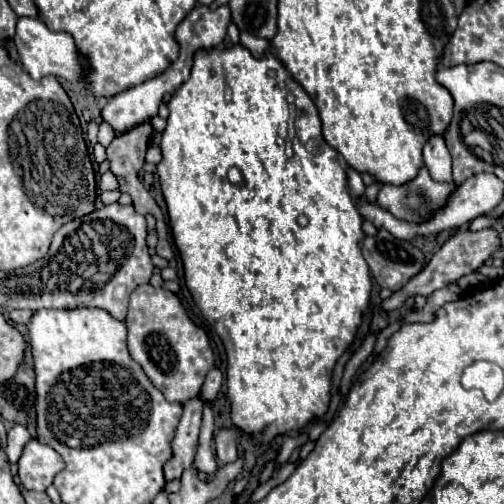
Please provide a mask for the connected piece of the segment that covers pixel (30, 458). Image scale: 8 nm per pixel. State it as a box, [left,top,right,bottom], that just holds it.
[19,439,65,491]

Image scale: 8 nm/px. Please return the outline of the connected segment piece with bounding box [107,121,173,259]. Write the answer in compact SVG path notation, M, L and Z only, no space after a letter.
M141 123L141 125L135 125L133 129L125 131L125 133L119 133L115 135L115 139L111 141L111 145L107 147L107 159L111 161L111 171L117 175L119 179L119 189L129 193L133 197L133 207L141 213L141 215L147 215L147 213L153 213L155 219L157 219L157 235L159 235L159 243L157 243L157 255L159 257L165 257L165 259L171 259L173 257L173 247L171 247L171 241L169 241L169 227L167 227L167 219L163 215L163 211L159 209L157 201L151 197L151 193L143 187L143 183L139 181L137 173L139 169L143 167L145 163L145 151L147 151L147 145L149 145L149 137L151 137L153 129L151 129L151 123Z

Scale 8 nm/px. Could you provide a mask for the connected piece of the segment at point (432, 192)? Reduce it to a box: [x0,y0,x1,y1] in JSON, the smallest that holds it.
[377,167,457,223]

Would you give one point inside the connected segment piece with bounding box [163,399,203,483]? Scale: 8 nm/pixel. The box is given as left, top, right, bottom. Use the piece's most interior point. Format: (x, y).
(186, 440)

